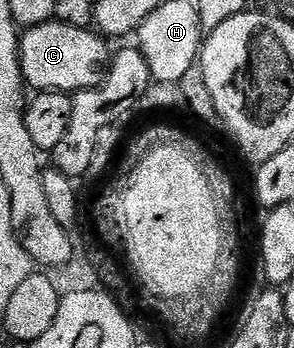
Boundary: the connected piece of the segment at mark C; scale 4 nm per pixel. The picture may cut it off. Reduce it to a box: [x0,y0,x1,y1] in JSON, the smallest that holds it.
[18,21,112,93]

